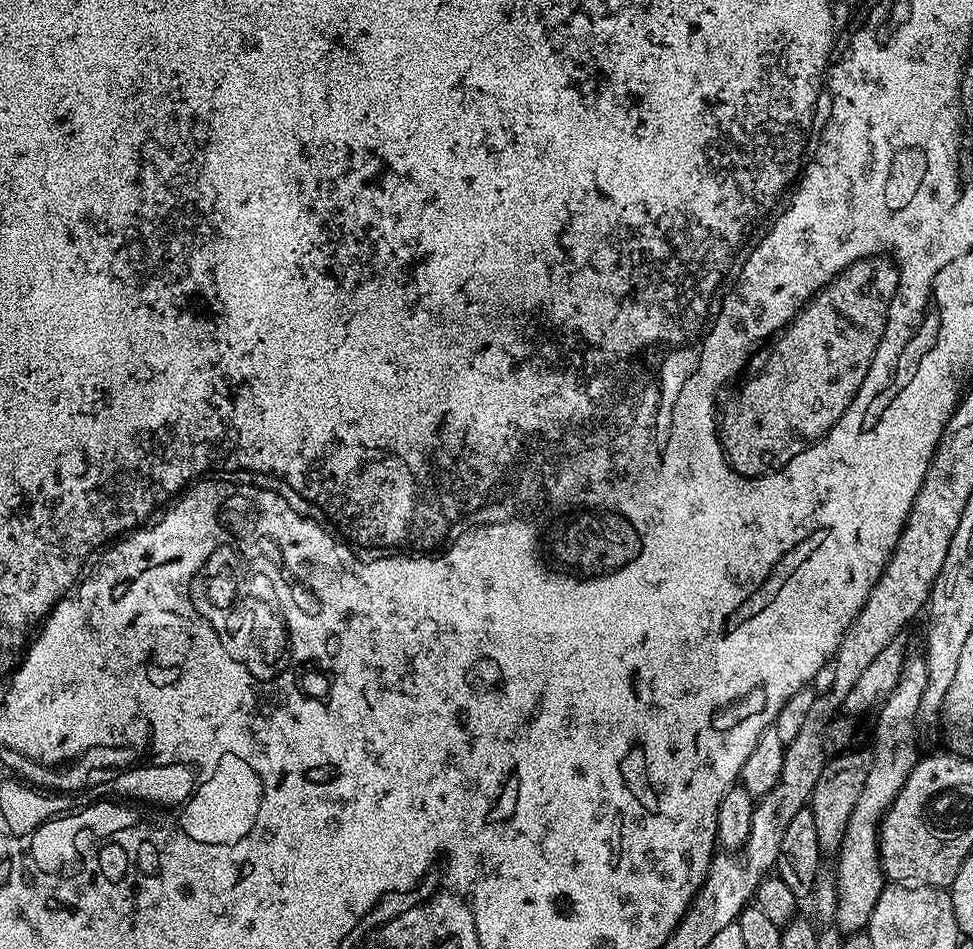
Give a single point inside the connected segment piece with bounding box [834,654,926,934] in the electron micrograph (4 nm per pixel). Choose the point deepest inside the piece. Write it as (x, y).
(860, 880)

